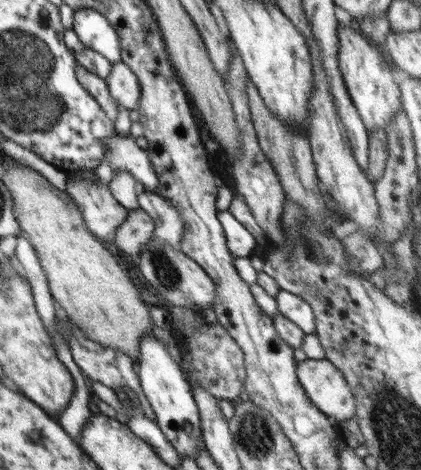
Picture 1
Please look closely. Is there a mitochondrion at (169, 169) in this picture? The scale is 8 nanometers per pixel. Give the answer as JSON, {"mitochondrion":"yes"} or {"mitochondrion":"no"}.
{"mitochondrion":"no"}

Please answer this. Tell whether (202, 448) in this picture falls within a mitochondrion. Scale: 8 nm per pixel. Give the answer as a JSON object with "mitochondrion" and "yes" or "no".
{"mitochondrion":"no"}

